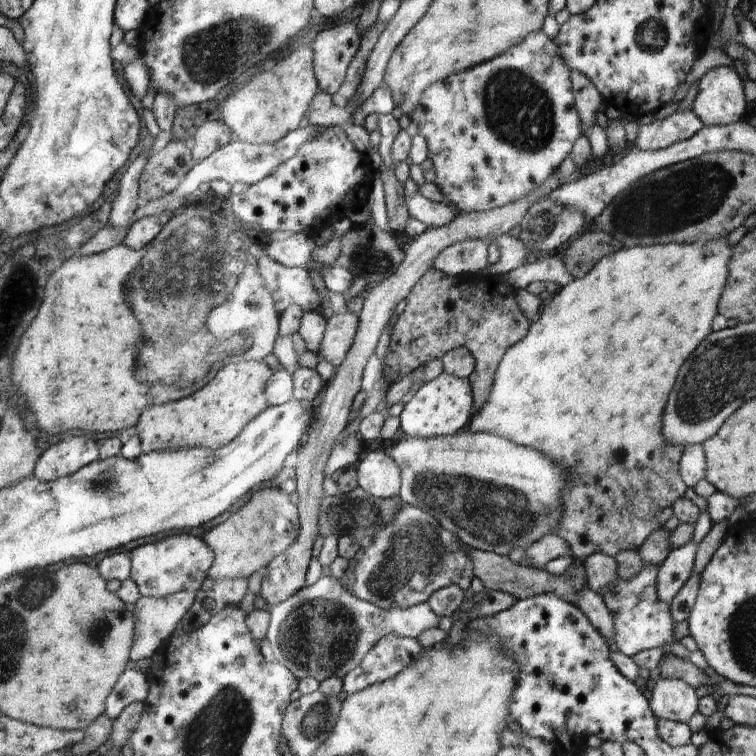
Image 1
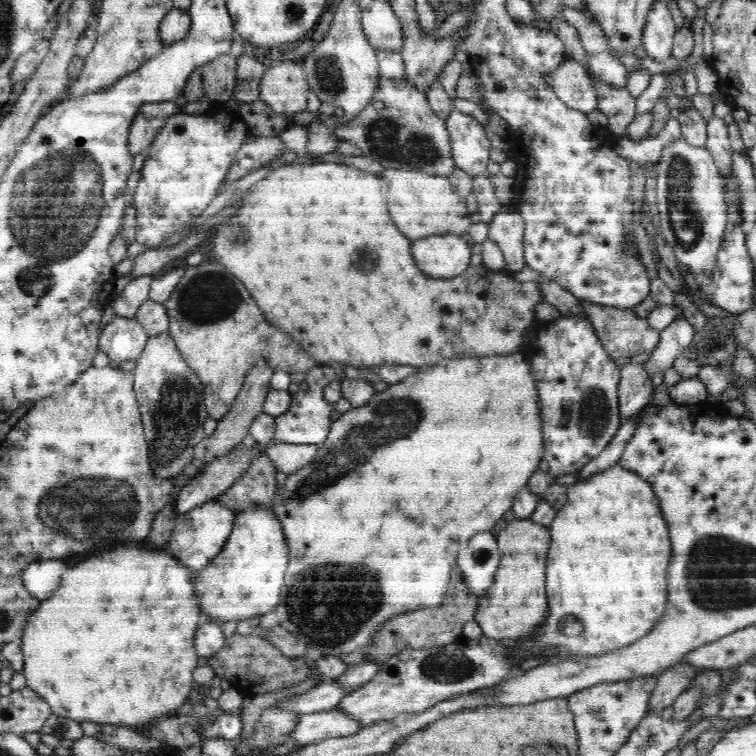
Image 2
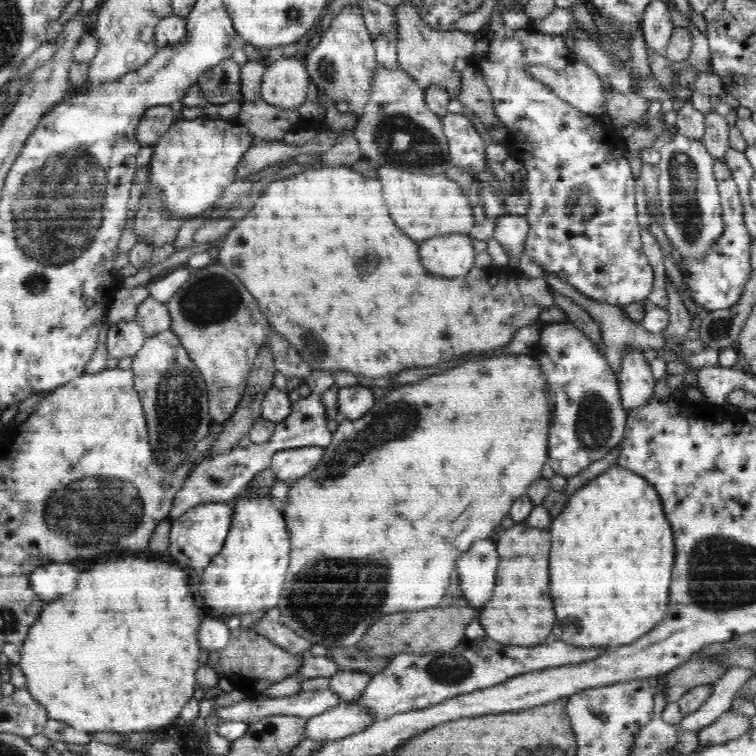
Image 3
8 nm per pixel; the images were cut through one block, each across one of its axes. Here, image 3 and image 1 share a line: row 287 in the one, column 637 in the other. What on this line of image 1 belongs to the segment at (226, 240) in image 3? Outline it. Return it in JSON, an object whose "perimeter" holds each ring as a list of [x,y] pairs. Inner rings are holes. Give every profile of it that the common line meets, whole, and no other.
{"perimeter":[[[728,237],[720,240],[710,240],[708,244],[655,244],[652,246],[632,246],[622,248],[614,254],[601,258],[592,270],[582,278],[572,279],[570,284],[561,287],[544,307],[535,321],[531,321],[530,330],[526,338],[520,340],[503,356],[502,362],[495,374],[494,386],[491,388],[490,398],[478,414],[472,414],[467,425],[468,432],[494,434],[506,440],[516,440],[516,444],[528,444],[532,448],[544,450],[552,460],[556,460],[560,468],[572,477],[572,483],[563,495],[563,518],[556,528],[556,534],[564,538],[570,546],[574,557],[588,559],[596,552],[616,558],[620,552],[638,550],[642,542],[650,538],[658,528],[656,512],[674,504],[686,492],[686,482],[680,478],[680,463],[683,458],[683,447],[670,444],[662,434],[662,415],[668,394],[674,388],[674,380],[678,376],[680,366],[684,360],[700,346],[711,334],[711,324],[718,314],[718,300],[728,280],[728,264],[734,254],[733,246],[728,244]]]}

